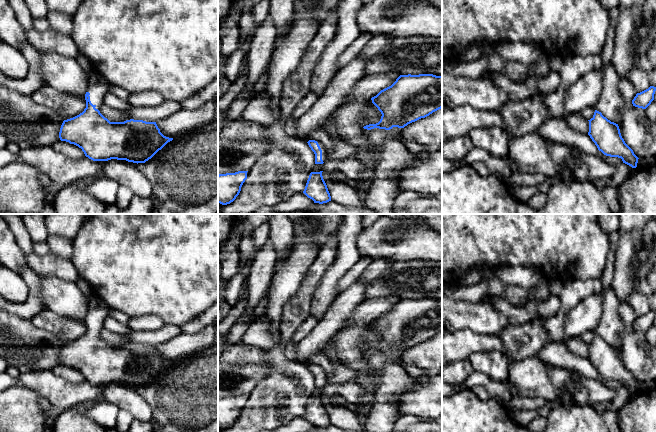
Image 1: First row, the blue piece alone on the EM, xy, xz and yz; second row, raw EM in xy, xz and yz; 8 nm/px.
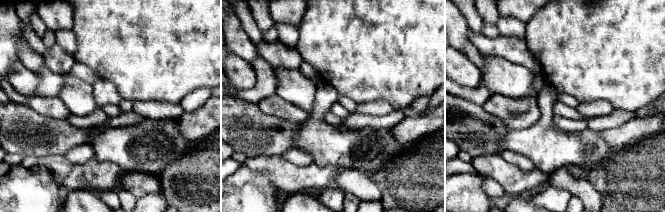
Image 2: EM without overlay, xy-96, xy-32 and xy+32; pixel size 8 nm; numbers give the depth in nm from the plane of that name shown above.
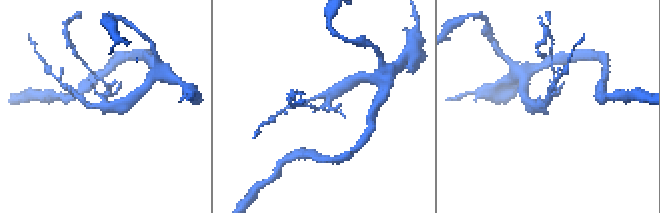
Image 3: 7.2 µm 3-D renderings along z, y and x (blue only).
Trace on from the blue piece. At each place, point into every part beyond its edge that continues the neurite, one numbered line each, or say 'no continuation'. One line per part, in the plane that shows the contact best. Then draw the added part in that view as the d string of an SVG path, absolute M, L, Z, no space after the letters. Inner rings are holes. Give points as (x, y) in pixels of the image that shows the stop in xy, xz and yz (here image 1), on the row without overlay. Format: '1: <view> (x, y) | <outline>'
1: xy (98, 311) | M92 297L89 302L87 316L90 317L90 325L100 335L104 328L104 320L110 316L111 309L100 299Z

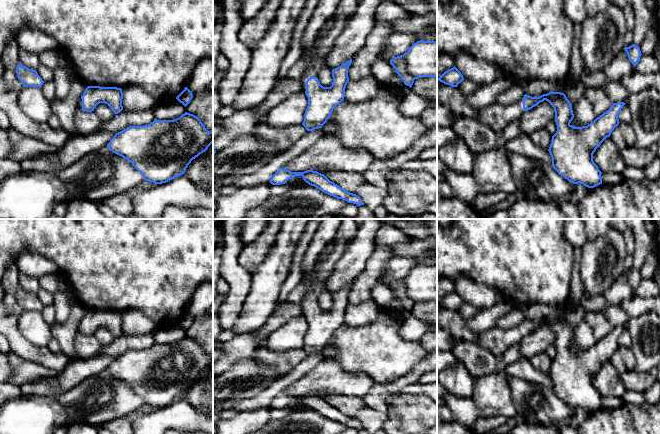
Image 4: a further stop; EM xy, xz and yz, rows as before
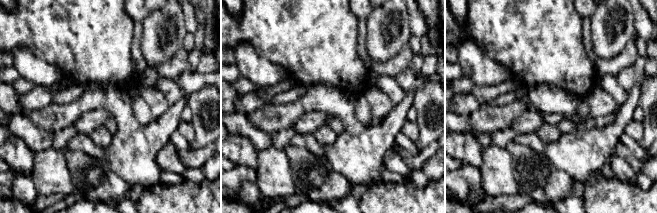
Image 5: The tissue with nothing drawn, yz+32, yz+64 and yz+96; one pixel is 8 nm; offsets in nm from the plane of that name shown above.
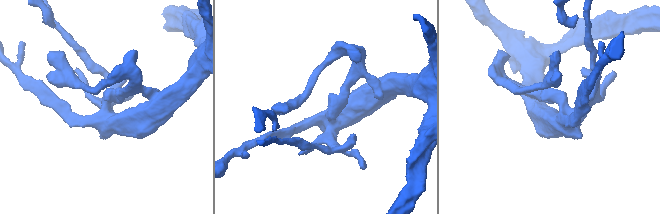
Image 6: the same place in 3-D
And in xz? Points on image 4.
1: xz (316, 287) | M318 257L318 261L317 261L317 264L315 266L315 268L309 272L306 272L306 273L303 273L303 278L302 280L305 281L308 285L309 285L309 290L307 291L304 299L303 299L303 302L301 304L301 308L303 310L303 315L305 316L306 315L306 305L308 302L310 301L318 301L318 297L320 295L320 293L322 292L322 290L325 288L325 285L319 281L316 280L316 267L321 263L323 262L323 260Z

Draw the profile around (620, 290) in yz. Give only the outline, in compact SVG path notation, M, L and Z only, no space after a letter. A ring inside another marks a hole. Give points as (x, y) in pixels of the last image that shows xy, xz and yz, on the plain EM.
M623 274L603 295L610 305L620 306L623 301L634 298L636 293L629 284L626 275Z

